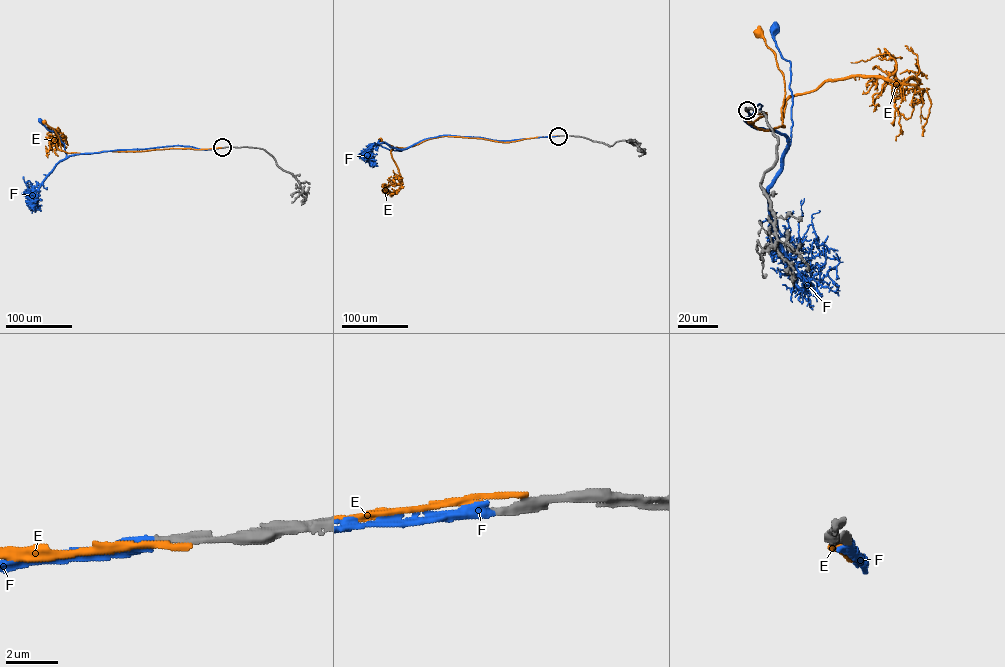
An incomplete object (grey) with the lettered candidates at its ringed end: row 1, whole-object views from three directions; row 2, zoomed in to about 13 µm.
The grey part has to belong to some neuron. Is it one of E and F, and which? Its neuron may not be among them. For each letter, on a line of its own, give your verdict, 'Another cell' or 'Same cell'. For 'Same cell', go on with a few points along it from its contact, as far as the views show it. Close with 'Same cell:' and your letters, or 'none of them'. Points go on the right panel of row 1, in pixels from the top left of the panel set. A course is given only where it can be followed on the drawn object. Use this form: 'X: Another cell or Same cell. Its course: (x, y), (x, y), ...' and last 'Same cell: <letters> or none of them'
E: Another cell
F: Same cell. Its course: (747, 110), (750, 117), (761, 104), (745, 121), (790, 141), (790, 63), (776, 46), (774, 28)
Same cell: F

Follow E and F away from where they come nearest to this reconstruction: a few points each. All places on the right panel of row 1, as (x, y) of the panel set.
E: (746, 110), (750, 116), (767, 114), (753, 123), (747, 121), (757, 128), (783, 127), (783, 73), (758, 33)
F: (747, 110), (750, 117), (761, 104), (745, 121), (790, 141), (790, 63), (776, 46), (774, 28)

